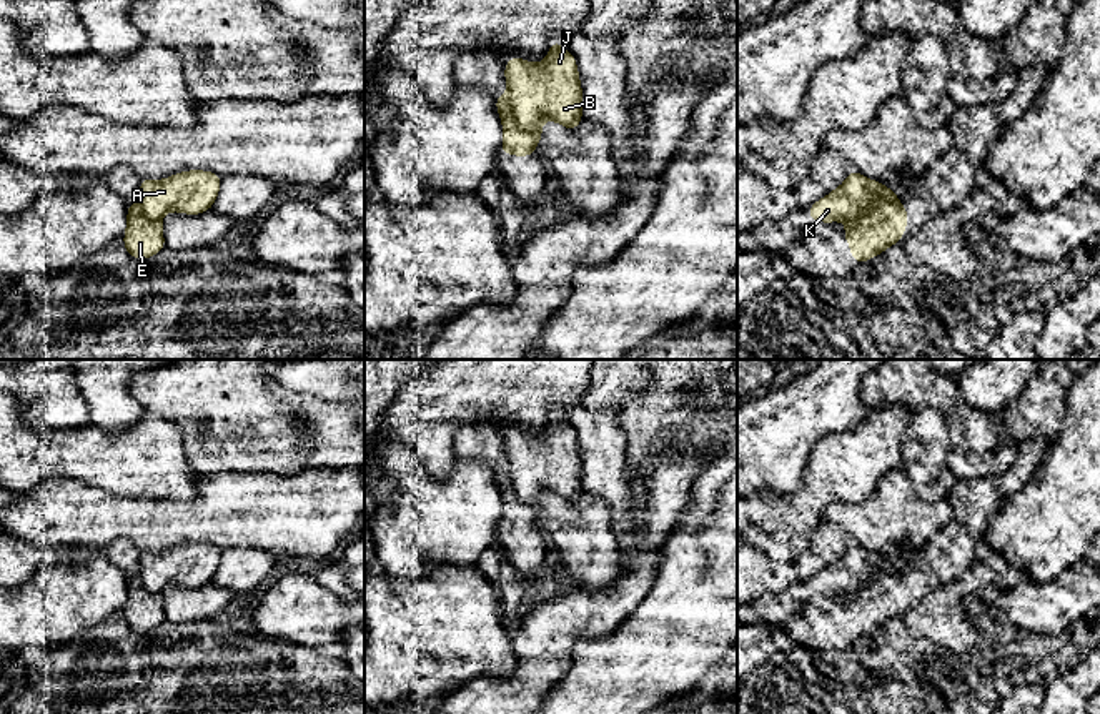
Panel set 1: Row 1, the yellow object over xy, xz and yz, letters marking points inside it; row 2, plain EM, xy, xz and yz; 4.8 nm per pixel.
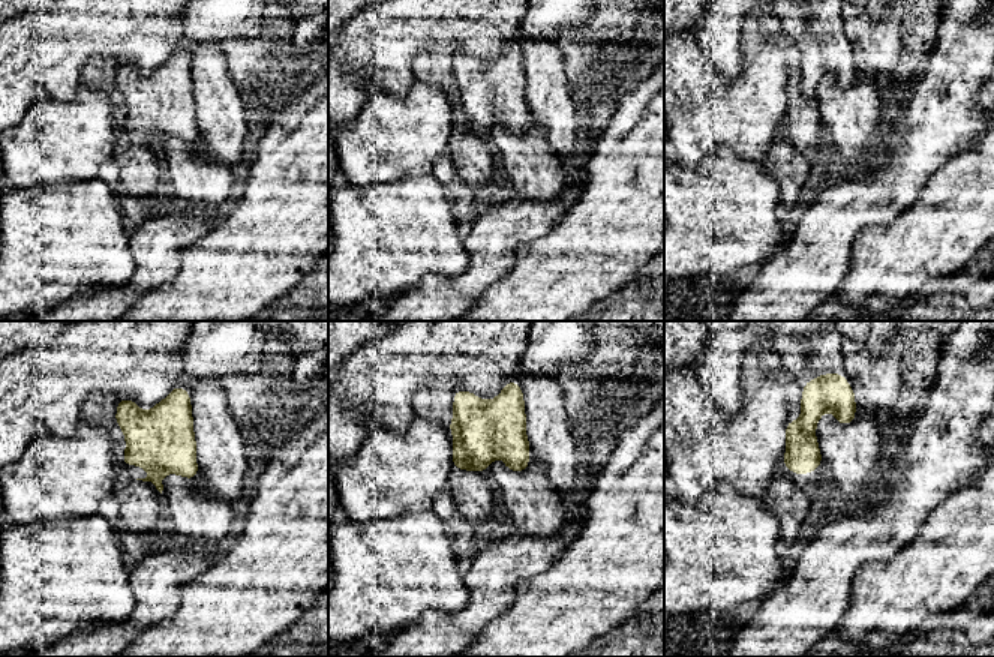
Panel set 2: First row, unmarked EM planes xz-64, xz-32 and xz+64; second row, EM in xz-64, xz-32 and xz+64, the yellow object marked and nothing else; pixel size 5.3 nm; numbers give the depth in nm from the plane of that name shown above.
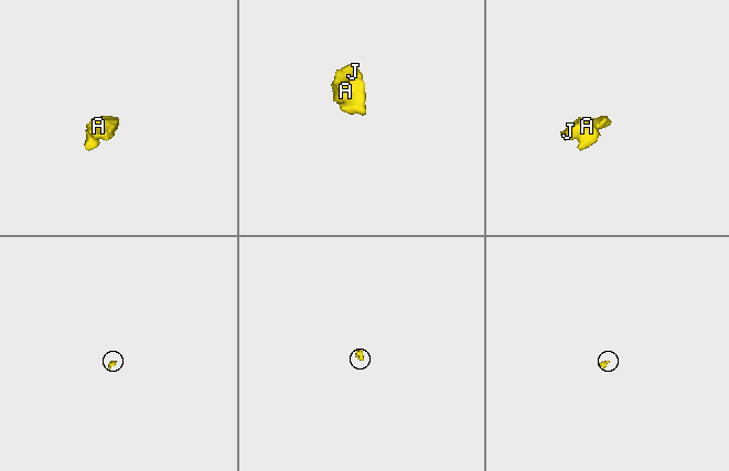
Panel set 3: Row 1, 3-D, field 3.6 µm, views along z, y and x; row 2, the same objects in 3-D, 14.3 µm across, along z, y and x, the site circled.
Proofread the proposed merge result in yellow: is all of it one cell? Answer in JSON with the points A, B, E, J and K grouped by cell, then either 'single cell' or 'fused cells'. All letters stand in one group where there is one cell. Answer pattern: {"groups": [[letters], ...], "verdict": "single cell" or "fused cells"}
{"groups": [["A", "B", "J", "K"], ["E"]], "verdict": "fused cells"}

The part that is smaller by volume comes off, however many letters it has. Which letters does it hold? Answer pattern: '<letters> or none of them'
E

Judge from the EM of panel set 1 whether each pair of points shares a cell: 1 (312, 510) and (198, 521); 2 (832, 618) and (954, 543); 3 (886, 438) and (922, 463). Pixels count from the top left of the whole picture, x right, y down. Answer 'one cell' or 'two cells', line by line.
1: one cell
2: one cell
3: two cells

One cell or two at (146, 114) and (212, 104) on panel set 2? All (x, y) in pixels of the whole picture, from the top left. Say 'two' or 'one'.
two

